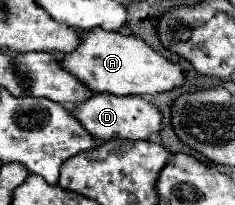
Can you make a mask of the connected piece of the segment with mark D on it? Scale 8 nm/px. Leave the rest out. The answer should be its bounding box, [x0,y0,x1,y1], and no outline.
[73,93,163,141]

